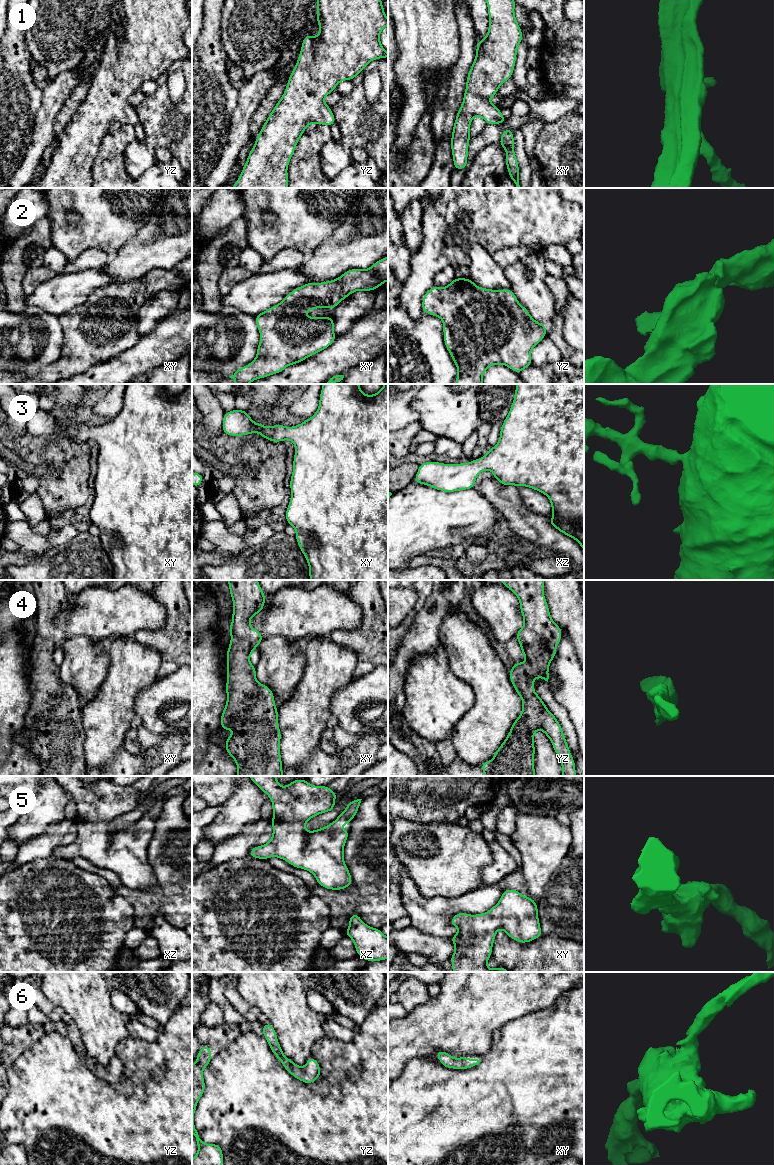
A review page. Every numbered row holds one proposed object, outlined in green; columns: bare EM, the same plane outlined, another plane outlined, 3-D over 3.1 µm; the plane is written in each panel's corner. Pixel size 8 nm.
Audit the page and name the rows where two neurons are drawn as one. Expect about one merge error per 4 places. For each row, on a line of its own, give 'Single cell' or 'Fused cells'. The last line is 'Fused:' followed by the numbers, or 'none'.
1: Single cell
2: Single cell
3: Single cell
4: Single cell
5: Single cell
6: Single cell
Fused: none

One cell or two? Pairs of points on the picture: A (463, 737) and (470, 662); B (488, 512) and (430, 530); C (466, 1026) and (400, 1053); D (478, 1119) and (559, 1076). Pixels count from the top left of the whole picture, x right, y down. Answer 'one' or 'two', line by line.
A: one
B: one
C: one
D: one

